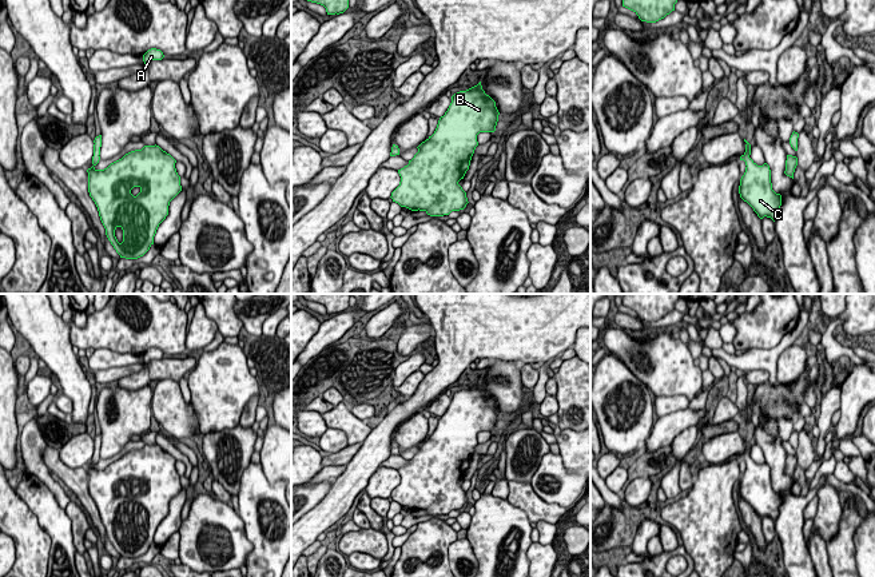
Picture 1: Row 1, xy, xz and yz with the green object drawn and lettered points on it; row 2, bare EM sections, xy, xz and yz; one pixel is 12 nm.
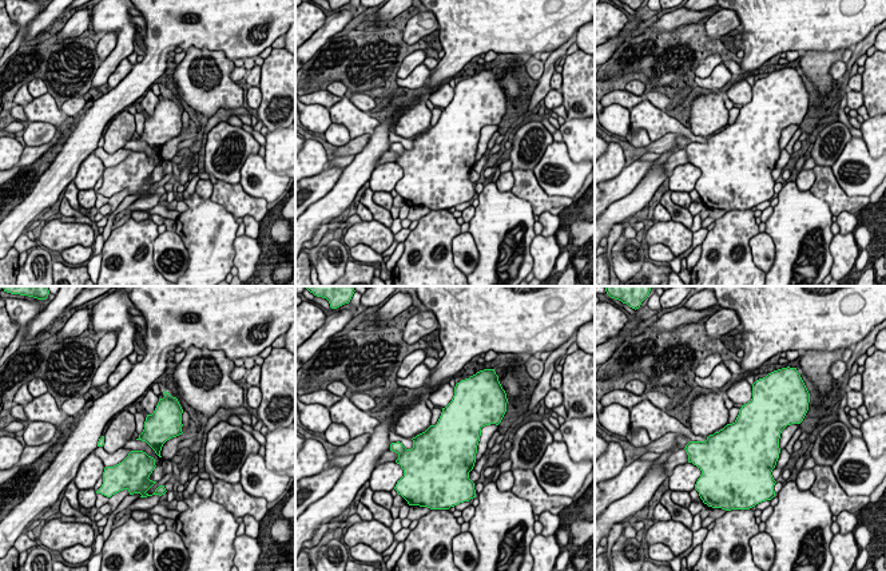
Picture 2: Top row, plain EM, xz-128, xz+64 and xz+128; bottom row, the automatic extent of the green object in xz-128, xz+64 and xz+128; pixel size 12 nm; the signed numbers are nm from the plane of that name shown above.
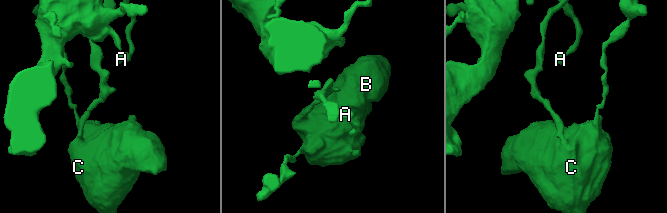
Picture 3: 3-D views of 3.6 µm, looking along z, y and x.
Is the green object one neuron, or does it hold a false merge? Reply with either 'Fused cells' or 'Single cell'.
Fused cells

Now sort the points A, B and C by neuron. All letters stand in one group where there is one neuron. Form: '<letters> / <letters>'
A / B C

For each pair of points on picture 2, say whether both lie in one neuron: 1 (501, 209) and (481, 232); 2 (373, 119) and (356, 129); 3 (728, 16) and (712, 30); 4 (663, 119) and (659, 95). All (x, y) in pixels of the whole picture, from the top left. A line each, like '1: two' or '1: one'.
1: one
2: one
3: one
4: two

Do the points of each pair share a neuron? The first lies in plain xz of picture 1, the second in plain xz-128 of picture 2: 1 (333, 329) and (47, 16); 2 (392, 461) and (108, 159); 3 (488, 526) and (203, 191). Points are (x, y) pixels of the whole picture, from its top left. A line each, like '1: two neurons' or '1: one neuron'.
1: one neuron
2: one neuron
3: two neurons

